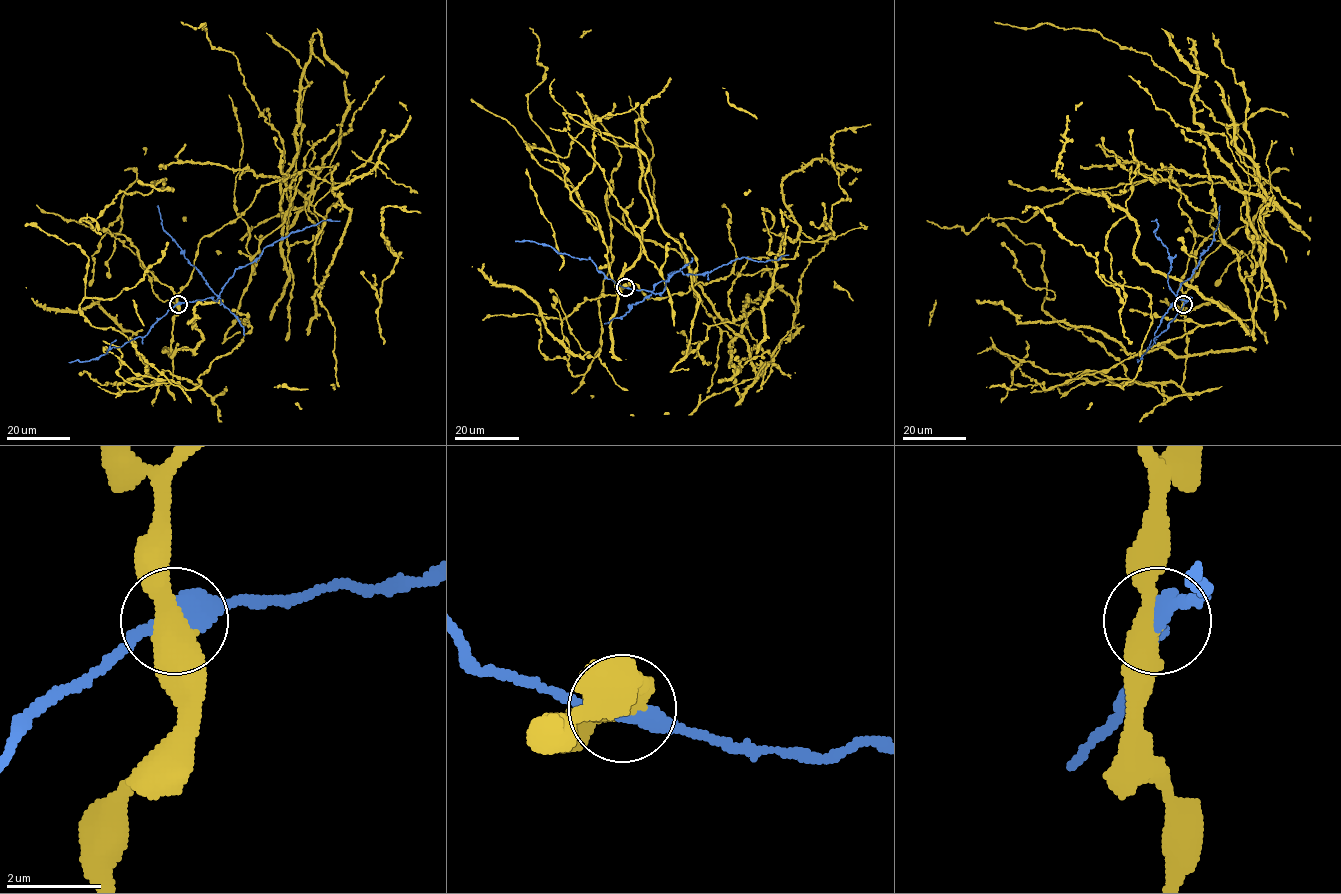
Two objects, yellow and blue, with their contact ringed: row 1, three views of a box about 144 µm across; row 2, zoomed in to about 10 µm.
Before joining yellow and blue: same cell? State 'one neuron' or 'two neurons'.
two neurons

